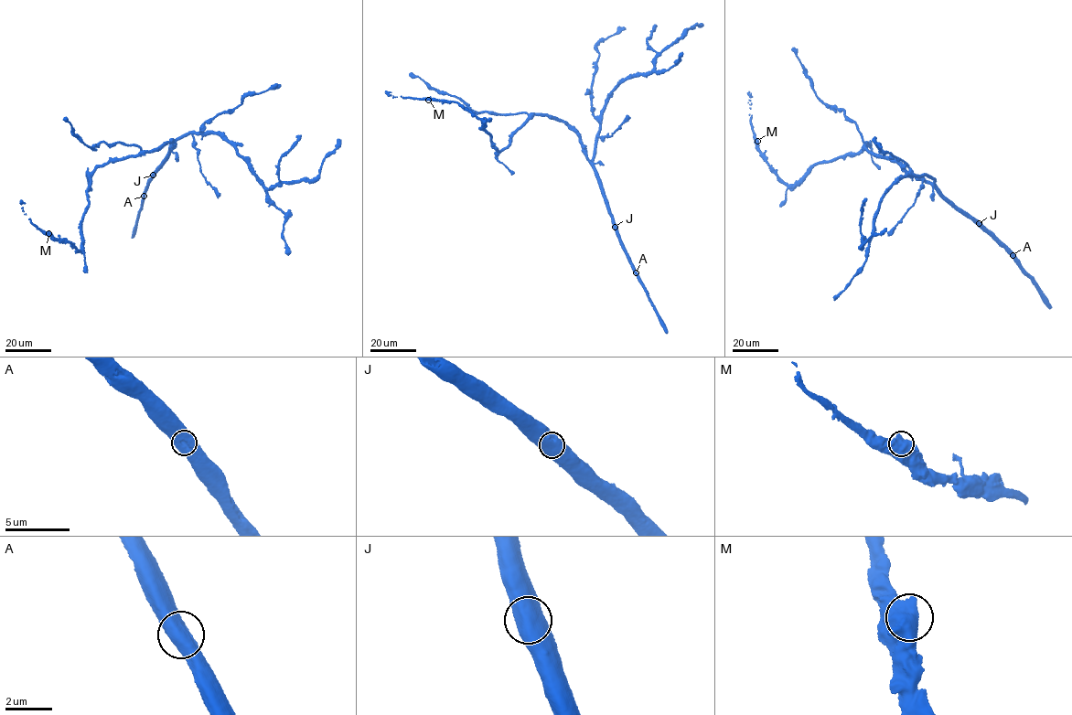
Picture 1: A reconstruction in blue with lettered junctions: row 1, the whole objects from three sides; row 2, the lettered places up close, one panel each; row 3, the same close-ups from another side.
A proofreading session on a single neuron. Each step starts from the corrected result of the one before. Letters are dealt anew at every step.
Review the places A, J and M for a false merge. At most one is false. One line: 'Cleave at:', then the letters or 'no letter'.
Cleave at: no letter

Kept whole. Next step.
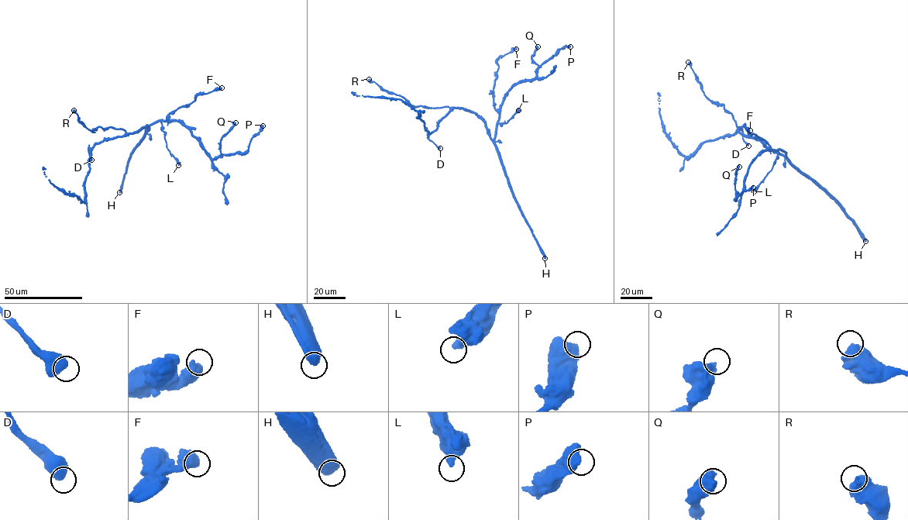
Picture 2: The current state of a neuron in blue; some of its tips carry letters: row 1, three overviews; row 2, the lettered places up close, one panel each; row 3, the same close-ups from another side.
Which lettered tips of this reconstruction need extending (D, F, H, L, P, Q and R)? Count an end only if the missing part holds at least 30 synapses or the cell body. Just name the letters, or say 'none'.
H

